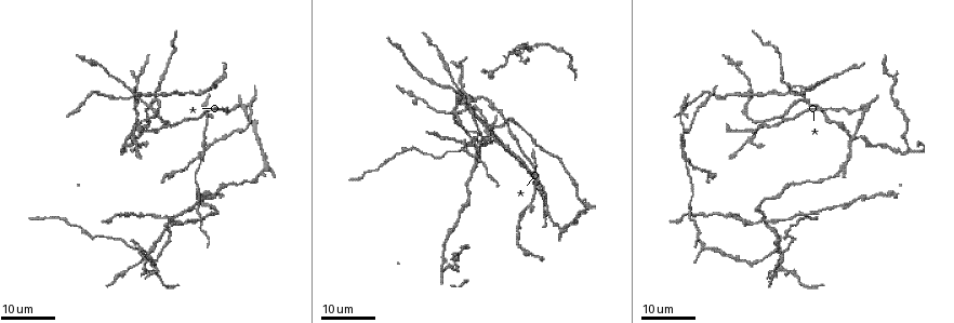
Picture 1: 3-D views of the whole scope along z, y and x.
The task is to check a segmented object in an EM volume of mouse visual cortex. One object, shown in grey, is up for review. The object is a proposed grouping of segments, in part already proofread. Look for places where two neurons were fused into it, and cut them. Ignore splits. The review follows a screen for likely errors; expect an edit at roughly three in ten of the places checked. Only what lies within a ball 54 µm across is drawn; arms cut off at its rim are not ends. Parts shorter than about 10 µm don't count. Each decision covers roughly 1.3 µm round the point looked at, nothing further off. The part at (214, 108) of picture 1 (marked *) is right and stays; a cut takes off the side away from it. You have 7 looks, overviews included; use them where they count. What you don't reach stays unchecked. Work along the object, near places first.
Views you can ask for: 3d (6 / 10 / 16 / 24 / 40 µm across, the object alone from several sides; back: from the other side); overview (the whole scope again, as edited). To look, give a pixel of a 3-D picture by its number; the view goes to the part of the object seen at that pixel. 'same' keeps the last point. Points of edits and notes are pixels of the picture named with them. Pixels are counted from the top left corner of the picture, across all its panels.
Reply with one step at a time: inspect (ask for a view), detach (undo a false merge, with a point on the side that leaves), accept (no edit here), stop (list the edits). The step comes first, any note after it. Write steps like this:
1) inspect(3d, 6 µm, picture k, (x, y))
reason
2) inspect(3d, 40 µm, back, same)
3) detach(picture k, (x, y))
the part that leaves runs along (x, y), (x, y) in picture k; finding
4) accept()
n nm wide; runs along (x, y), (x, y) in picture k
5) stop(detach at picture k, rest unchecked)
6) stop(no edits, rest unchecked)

inspect(3d, 16 µm, picture 1, (208, 90))
calibre changes

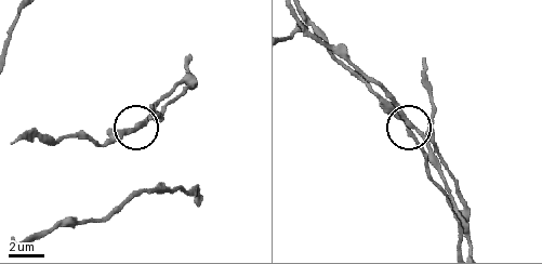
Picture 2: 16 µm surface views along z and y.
inspect(3d, 6 µm, picture 2, (409, 131))

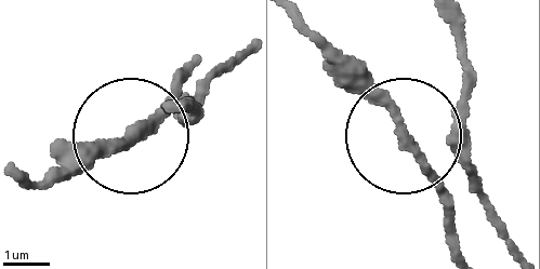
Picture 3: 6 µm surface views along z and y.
accept()
runs along (18, 171), (65, 178), (158, 124), (213, 70) in picture 3; all the same neuron

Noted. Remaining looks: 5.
inspect(3d, 24 µm, picture 1, (474, 165))
three arms meet

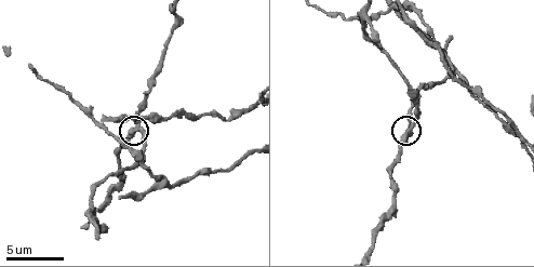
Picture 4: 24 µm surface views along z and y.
inspect(3d, 6 µm, picture 4, (410, 135))

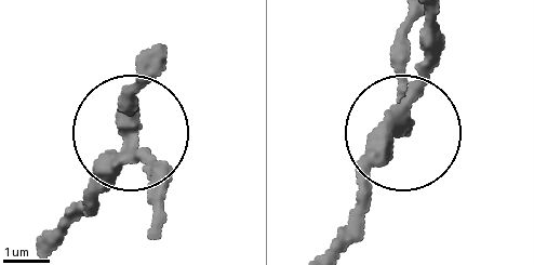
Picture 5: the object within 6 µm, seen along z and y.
accept()
3 arms; all the same neuron

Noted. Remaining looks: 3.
inspect(3d, 24 µm, picture 1, (773, 228))
three-way junction

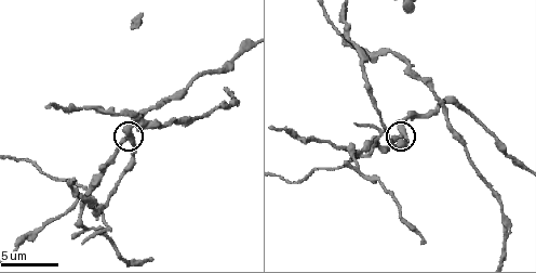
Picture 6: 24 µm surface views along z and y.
inspect(3d, 10 µm, picture 6, (132, 141))
zoom in

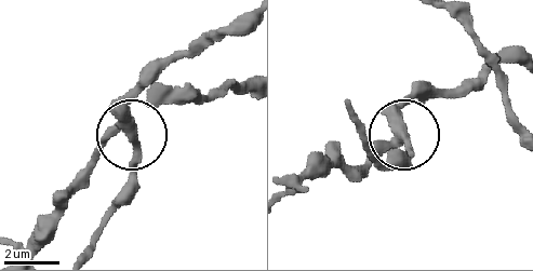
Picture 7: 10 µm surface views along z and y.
accept()
330 nm wide; runs along (239, 16), (184, 49), (130, 105), (134, 186) in picture 7; one neuron here

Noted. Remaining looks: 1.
stop(no edits, rest unchecked)

